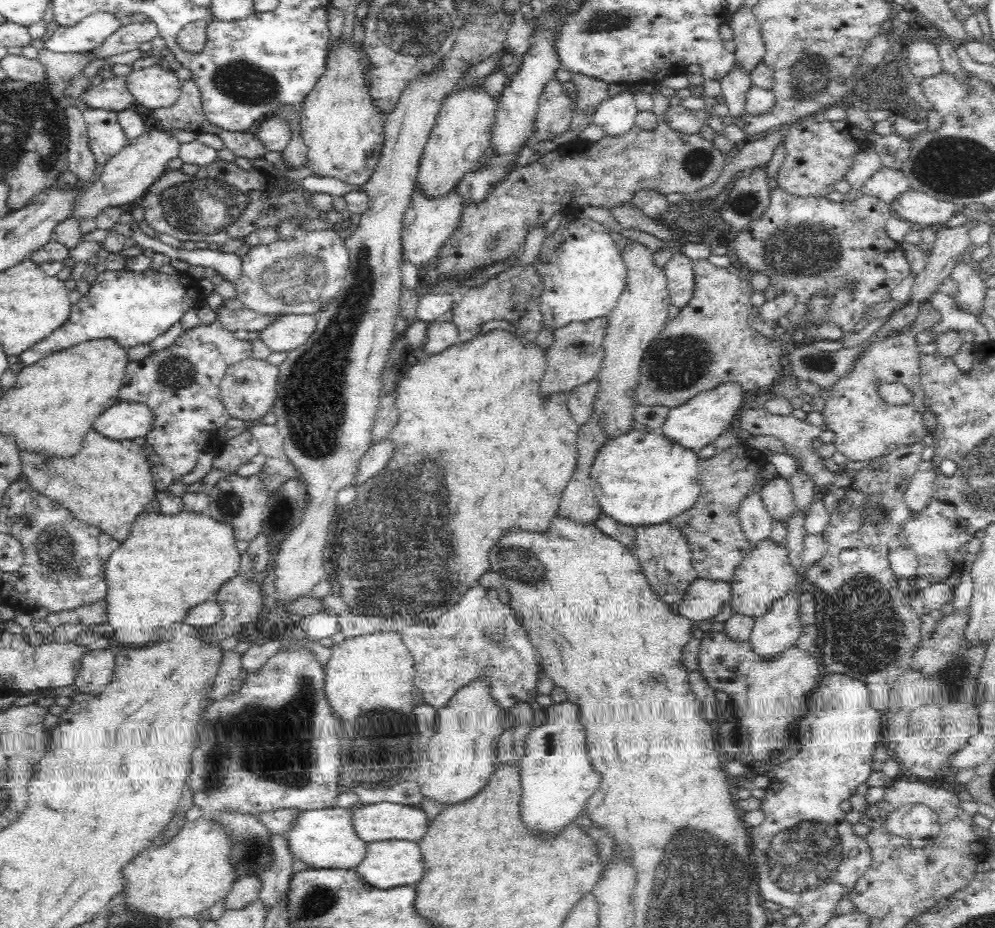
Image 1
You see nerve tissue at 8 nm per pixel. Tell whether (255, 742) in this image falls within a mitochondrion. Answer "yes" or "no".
yes

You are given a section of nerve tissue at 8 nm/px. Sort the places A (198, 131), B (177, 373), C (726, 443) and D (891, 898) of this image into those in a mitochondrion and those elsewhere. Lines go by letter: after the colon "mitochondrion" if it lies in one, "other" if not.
A: other
B: mitochondrion
C: other
D: other

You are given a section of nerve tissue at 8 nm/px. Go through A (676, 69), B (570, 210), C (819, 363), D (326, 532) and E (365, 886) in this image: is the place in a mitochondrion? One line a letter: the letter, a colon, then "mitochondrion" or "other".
A: other
B: other
C: mitochondrion
D: mitochondrion
E: other

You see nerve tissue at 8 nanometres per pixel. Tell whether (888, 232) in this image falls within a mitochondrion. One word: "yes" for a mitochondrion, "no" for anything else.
no

